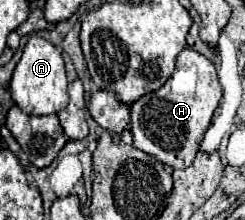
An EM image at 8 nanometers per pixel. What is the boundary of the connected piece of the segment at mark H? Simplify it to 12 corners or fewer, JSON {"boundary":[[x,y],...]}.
{"boundary":[[185,47],[167,83],[131,105],[133,145],[185,169],[223,97]]}

